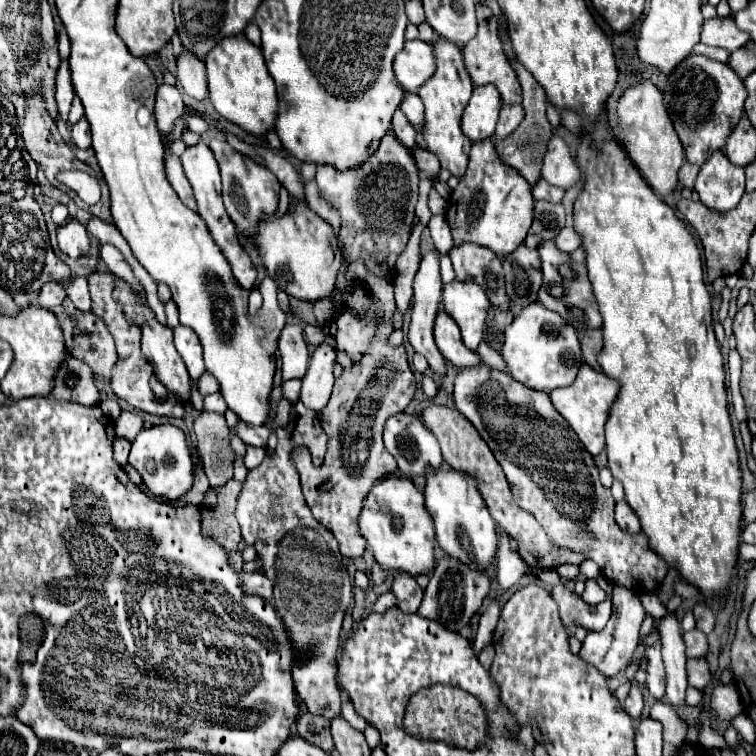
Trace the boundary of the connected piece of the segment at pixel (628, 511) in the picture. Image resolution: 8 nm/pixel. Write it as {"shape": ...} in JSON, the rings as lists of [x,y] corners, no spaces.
{"shape":[[[619,501],[615,505],[615,521],[627,533],[639,533],[641,531],[641,523],[639,523],[635,511],[625,501]]]}

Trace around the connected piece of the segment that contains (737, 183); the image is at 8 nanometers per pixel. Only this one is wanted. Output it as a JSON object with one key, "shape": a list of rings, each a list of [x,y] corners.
{"shape":[[[723,151],[713,153],[695,179],[701,203],[715,211],[731,211],[745,193],[745,169],[727,161]]]}

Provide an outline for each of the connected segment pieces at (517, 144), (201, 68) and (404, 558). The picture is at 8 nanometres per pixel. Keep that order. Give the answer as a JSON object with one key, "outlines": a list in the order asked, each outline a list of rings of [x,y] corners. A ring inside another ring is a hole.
{"outlines":[[[[501,21],[501,27],[499,27],[499,29],[501,29],[501,37],[505,39],[505,53],[507,53],[507,57],[511,59],[511,63],[513,63],[513,67],[515,67],[515,71],[517,71],[517,77],[519,77],[519,81],[521,81],[521,87],[523,87],[523,107],[525,107],[527,115],[525,115],[523,123],[519,125],[519,129],[517,129],[515,133],[511,133],[507,139],[497,141],[495,147],[497,147],[499,157],[501,157],[501,161],[503,161],[505,165],[515,167],[531,185],[537,185],[539,179],[541,179],[543,153],[545,153],[547,143],[549,143],[549,139],[551,139],[551,135],[553,135],[553,133],[551,133],[551,123],[549,123],[547,117],[545,117],[547,95],[545,95],[543,87],[537,83],[537,79],[535,79],[531,73],[527,73],[525,67],[515,59],[515,53],[513,53],[513,49],[511,49],[511,43],[509,43],[509,39],[507,39],[507,35],[505,35],[505,23],[503,23],[503,21]]],[[[183,49],[181,55],[177,57],[177,79],[189,97],[197,101],[207,97],[205,63],[199,61],[199,57],[191,57],[187,49]]],[[[387,475],[375,481],[373,489],[363,501],[363,509],[359,515],[361,535],[367,539],[377,563],[383,569],[391,571],[407,571],[411,575],[429,573],[435,563],[433,547],[435,547],[435,531],[433,521],[425,511],[423,493],[415,489],[411,479],[403,479],[399,475]]]]}

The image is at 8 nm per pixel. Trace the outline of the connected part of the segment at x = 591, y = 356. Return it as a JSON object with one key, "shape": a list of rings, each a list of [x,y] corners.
{"shape":[[[589,329],[589,331],[583,331],[579,335],[579,341],[581,341],[581,353],[583,353],[583,359],[587,365],[591,365],[595,371],[599,371],[599,363],[595,359],[597,351],[601,351],[603,347],[603,337],[601,337],[601,331],[599,329]]]}

